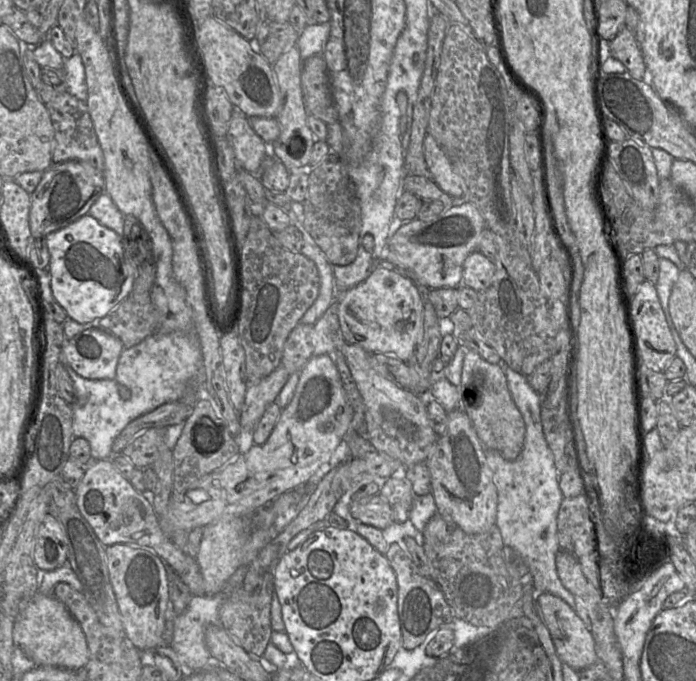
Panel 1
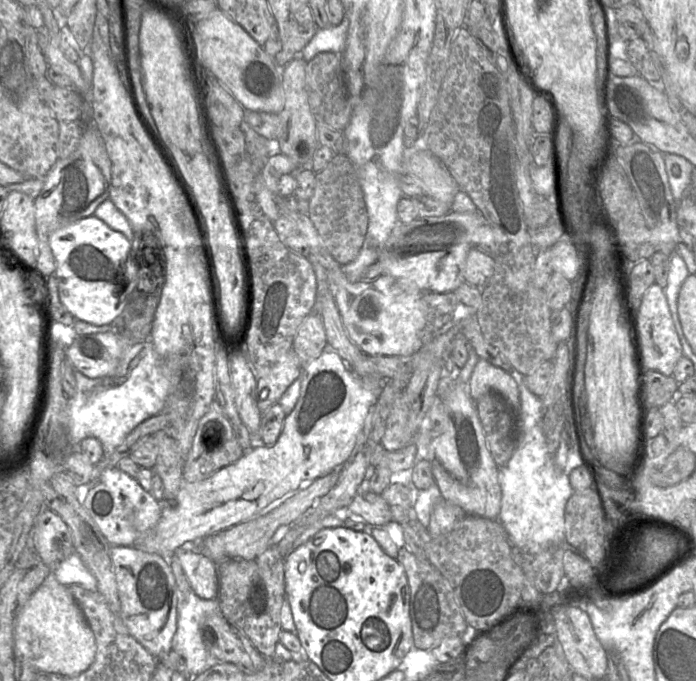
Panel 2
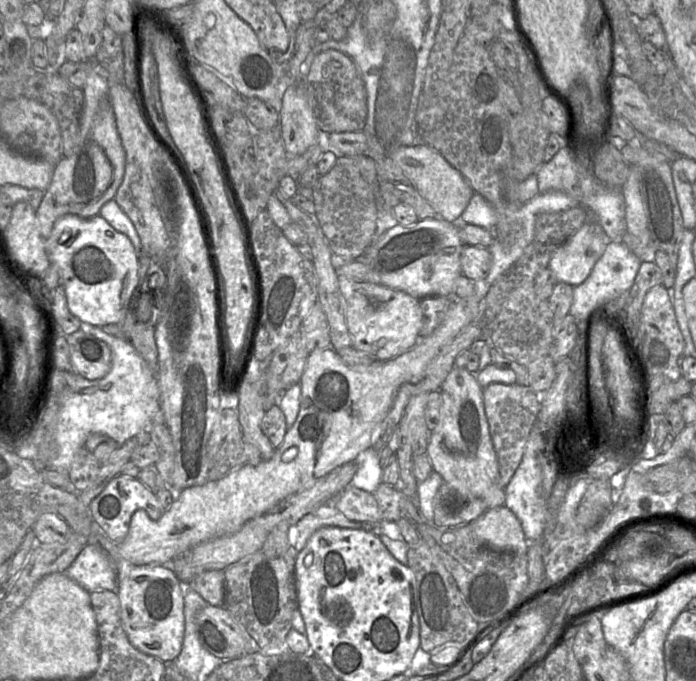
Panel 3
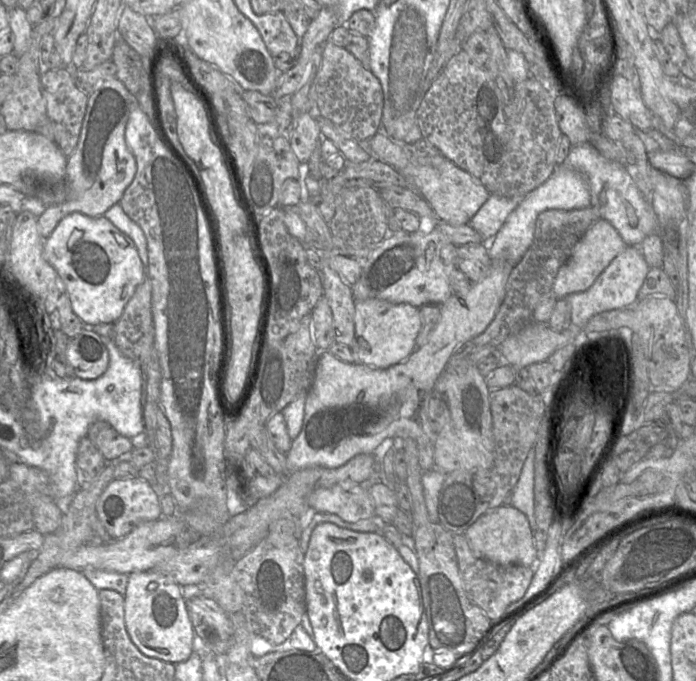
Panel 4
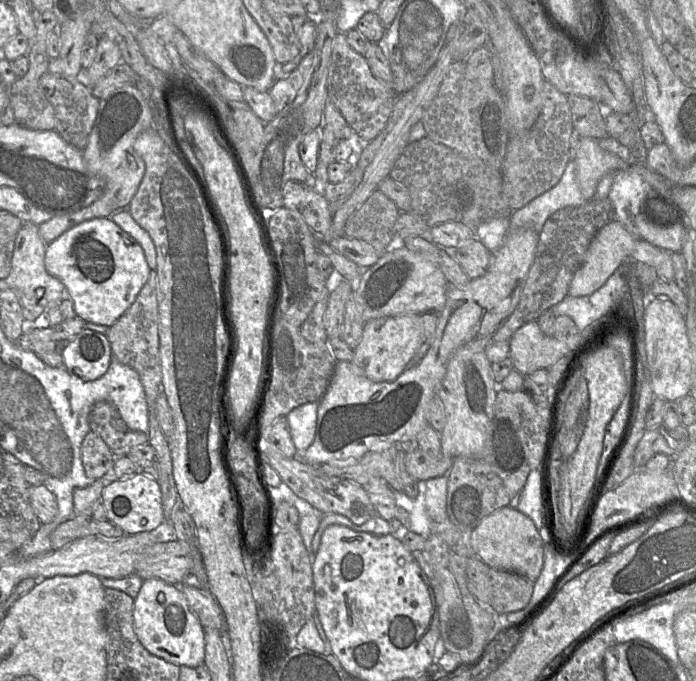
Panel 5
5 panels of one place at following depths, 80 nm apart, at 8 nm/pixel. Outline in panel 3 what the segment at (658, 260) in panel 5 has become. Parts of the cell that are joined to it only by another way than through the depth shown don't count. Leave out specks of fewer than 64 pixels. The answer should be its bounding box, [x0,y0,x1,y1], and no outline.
[548,220,610,287]

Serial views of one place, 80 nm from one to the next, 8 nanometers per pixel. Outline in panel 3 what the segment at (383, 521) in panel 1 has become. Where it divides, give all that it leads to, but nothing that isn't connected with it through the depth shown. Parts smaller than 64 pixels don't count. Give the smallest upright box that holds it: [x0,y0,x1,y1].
[332,485,382,522]

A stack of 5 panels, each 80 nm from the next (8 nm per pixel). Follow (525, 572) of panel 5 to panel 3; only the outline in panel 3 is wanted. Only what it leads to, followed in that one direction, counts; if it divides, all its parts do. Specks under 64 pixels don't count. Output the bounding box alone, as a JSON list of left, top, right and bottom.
[470,505,529,554]

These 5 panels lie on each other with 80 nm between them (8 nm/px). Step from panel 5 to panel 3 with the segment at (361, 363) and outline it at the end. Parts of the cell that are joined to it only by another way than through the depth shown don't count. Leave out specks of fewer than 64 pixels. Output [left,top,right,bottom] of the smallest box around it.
[338,275,422,361]

